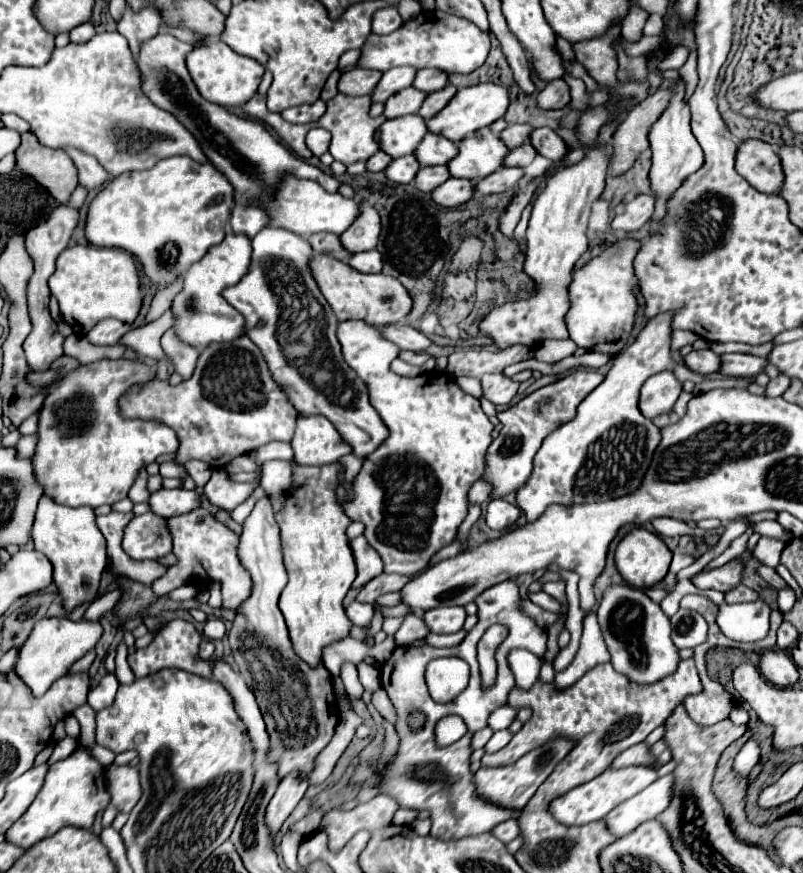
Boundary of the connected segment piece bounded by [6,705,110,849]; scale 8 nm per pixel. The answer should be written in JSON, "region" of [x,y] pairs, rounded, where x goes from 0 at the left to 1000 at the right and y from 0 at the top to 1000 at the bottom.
{"region":[[[102,808],[102,810],[92,812],[90,819],[100,828],[97,856],[82,869],[62,876],[50,908],[45,911],[40,922],[32,927],[32,931],[7,952],[7,963],[15,968],[32,973],[32,970],[42,968],[45,963],[50,963],[52,959],[67,956],[80,945],[115,950],[120,934],[137,922],[137,911],[132,906],[132,895],[130,895],[130,879],[112,863],[112,858],[120,851],[120,844],[117,844],[120,817],[112,808]]]}

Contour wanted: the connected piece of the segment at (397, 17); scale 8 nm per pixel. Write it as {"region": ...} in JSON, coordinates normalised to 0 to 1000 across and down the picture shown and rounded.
{"region":[[[483,6],[483,8],[476,8],[466,15],[463,19],[463,36],[466,38],[473,38],[473,40],[483,40],[488,36],[493,36],[498,29],[501,29],[501,17],[496,15],[496,8],[493,6]]]}

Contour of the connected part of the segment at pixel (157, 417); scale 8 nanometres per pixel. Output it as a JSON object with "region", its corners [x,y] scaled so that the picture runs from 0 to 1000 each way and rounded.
{"region":[[[299,386],[296,391],[286,391],[281,395],[262,395],[262,400],[252,400],[247,409],[247,418],[237,436],[229,436],[214,443],[207,436],[189,434],[182,439],[164,441],[147,459],[149,475],[177,480],[177,482],[197,482],[219,494],[224,512],[219,517],[219,533],[232,535],[234,528],[247,526],[257,528],[264,537],[276,537],[281,530],[296,521],[306,521],[314,514],[334,510],[339,505],[361,507],[369,489],[369,468],[361,464],[354,446],[339,434],[334,416],[329,414],[321,397],[309,388]]]}

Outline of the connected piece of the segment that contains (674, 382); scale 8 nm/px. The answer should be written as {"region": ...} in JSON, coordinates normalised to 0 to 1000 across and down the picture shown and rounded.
{"region":[[[824,425],[812,430],[797,450],[797,471],[812,480],[822,473],[832,473],[849,450],[849,439],[837,425]]]}

